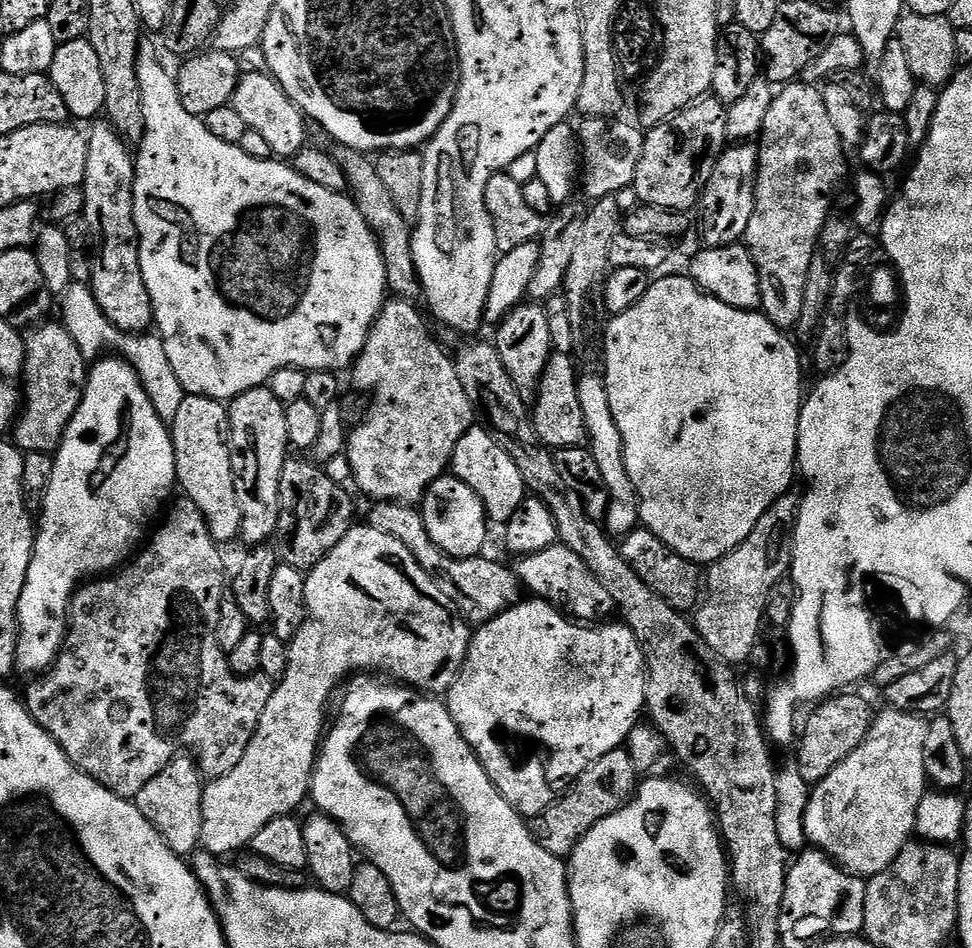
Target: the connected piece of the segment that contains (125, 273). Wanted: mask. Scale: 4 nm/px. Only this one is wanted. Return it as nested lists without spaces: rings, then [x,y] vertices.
[[[97,119],[91,128],[92,132],[87,133],[86,178],[82,185],[85,198],[82,218],[87,224],[98,226],[98,247],[92,257],[90,287],[102,314],[106,314],[106,318],[114,327],[129,334],[144,334],[153,327],[154,317],[150,284],[149,281],[142,278],[140,269],[140,242],[136,238],[136,223],[134,222],[134,198],[132,197],[134,178],[136,177],[134,156],[131,151],[128,153],[129,145],[124,137],[116,133],[115,128],[108,123],[107,119]]]

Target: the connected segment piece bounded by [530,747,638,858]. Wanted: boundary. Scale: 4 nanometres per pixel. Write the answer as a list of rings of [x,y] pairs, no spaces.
[[[627,747],[610,750],[610,754],[602,754],[598,762],[594,762],[569,787],[568,791],[549,806],[540,816],[531,821],[532,835],[547,852],[561,858],[571,857],[572,851],[602,822],[602,818],[610,818],[622,806],[626,806],[636,795],[638,787],[638,769],[634,766],[634,758],[630,758]]]

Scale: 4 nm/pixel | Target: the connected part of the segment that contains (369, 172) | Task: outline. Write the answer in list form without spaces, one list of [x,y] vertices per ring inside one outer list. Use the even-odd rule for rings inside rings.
[[[336,146],[331,149],[334,162],[346,174],[348,183],[347,195],[356,203],[358,214],[366,218],[366,226],[376,236],[376,241],[382,254],[382,262],[386,266],[386,282],[388,292],[397,300],[419,301],[422,296],[420,279],[418,278],[418,266],[414,266],[414,250],[412,249],[413,225],[407,217],[401,215],[394,206],[394,198],[386,190],[386,185],[378,178],[375,159],[369,153],[356,152],[352,148]]]

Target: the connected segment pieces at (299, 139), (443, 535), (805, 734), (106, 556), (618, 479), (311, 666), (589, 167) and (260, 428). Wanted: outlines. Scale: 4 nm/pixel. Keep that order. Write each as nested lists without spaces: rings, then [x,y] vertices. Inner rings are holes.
[[[245,71],[241,75],[237,89],[234,90],[231,105],[234,110],[238,110],[238,115],[245,120],[250,130],[258,130],[258,134],[262,134],[262,138],[270,142],[273,157],[294,157],[298,150],[302,150],[309,143],[309,121],[299,106],[284,93],[280,83],[267,71]]]
[[[445,474],[426,490],[422,501],[422,515],[426,530],[434,542],[448,556],[470,558],[481,555],[488,544],[490,521],[478,494],[454,475]]]
[[[837,694],[828,697],[827,700],[821,700],[811,709],[812,712],[804,720],[804,728],[799,729],[798,744],[800,740],[800,749],[796,752],[796,768],[800,771],[800,780],[807,786],[820,784],[828,775],[830,770],[834,770],[843,762],[858,746],[864,741],[868,733],[869,726],[874,719],[874,711],[860,696],[848,696],[852,694]]]
[[[97,359],[88,373],[82,402],[74,418],[70,418],[70,426],[66,426],[60,447],[54,453],[54,474],[38,512],[36,545],[16,611],[17,673],[35,678],[52,667],[68,634],[68,605],[73,592],[89,578],[119,569],[141,547],[145,539],[144,527],[176,487],[176,463],[169,425],[154,410],[127,360]]]
[[[588,364],[585,368],[583,365],[579,377],[578,400],[582,405],[582,415],[586,418],[586,447],[594,454],[594,462],[598,462],[598,471],[602,473],[602,482],[606,482],[608,487],[608,513],[604,515],[602,524],[609,536],[623,538],[640,524],[640,505],[626,470],[622,430],[618,430],[618,422],[614,422],[614,410],[610,410],[610,394],[601,365]]]
[[[367,522],[359,524],[357,523],[349,528],[347,534],[342,538],[342,542],[338,542],[338,546],[334,546],[334,550],[330,550],[330,554],[326,554],[326,558],[322,558],[322,562],[318,562],[318,566],[314,566],[311,572],[307,573],[304,582],[306,586],[304,624],[298,630],[298,634],[287,645],[288,662],[285,666],[285,674],[273,687],[270,702],[266,702],[266,710],[262,710],[258,730],[254,734],[254,738],[250,738],[250,746],[246,746],[246,754],[242,754],[242,762],[238,762],[238,766],[234,766],[234,770],[230,770],[230,774],[209,779],[205,783],[204,797],[202,798],[202,834],[200,835],[200,842],[203,851],[210,852],[217,858],[228,858],[231,852],[236,854],[247,849],[251,845],[252,839],[257,836],[259,830],[262,830],[262,827],[266,826],[267,822],[273,821],[276,817],[289,816],[295,813],[297,811],[295,808],[303,800],[307,801],[309,799],[312,786],[312,771],[316,769],[316,758],[320,751],[322,737],[326,732],[324,711],[327,710],[328,699],[335,694],[340,680],[342,682],[347,681],[353,674],[381,674],[380,672],[385,672],[388,675],[385,677],[391,678],[401,685],[415,688],[417,692],[444,694],[451,688],[452,683],[456,681],[458,674],[462,670],[464,659],[468,653],[468,643],[472,641],[472,632],[468,621],[448,601],[446,594],[442,594],[442,590],[438,590],[438,586],[434,586],[434,582],[430,582],[430,574],[426,574],[426,570],[422,570],[422,566],[418,566],[418,562],[414,562],[414,554],[410,554],[410,550],[406,550],[406,546],[402,546],[402,542],[398,542],[398,538],[373,528]]]
[[[593,116],[581,119],[578,124],[580,155],[582,157],[582,188],[595,202],[607,196],[616,197],[620,190],[635,185],[638,162],[642,162],[645,129],[639,123],[627,124],[617,118]]]
[[[266,386],[263,388],[255,388],[254,390],[246,390],[240,396],[235,396],[227,405],[228,410],[228,445],[230,446],[230,466],[234,470],[234,494],[238,498],[238,510],[241,514],[239,539],[245,540],[248,546],[264,546],[269,543],[268,540],[272,535],[277,535],[278,529],[281,527],[278,522],[278,482],[282,482],[282,470],[284,464],[290,458],[290,445],[286,438],[286,405],[278,398],[274,398],[274,394]]]

